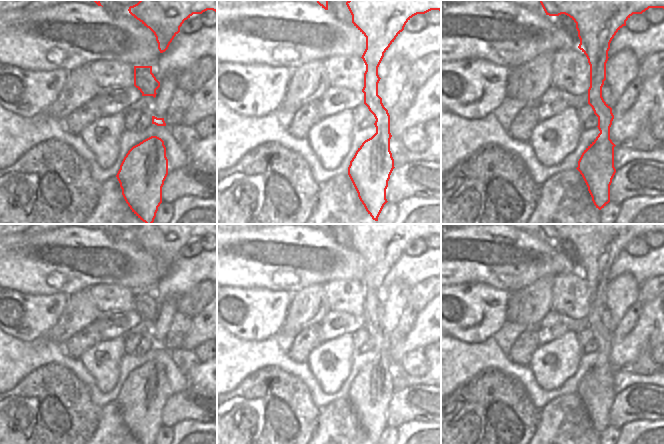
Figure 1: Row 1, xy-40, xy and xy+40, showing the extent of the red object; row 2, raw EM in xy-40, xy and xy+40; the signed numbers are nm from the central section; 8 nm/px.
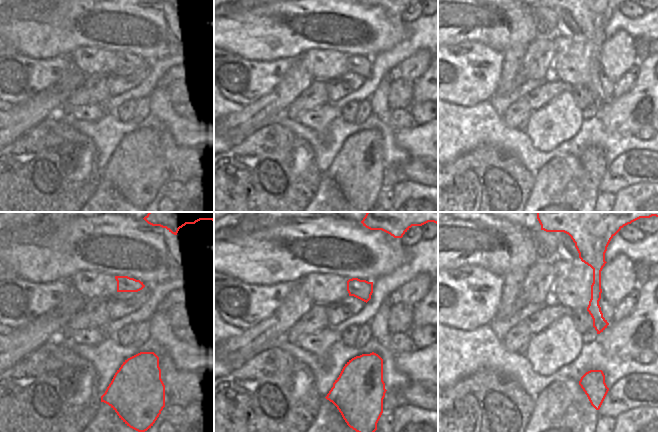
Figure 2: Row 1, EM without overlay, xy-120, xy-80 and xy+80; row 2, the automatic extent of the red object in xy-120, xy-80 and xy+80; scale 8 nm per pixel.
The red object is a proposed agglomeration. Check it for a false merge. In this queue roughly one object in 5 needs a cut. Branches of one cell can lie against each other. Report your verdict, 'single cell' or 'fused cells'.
single cell

